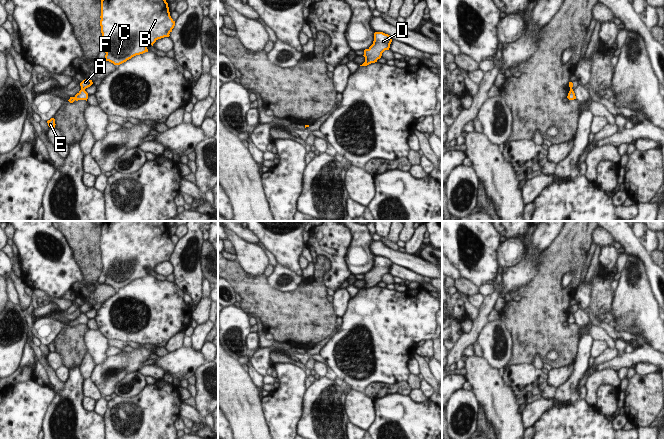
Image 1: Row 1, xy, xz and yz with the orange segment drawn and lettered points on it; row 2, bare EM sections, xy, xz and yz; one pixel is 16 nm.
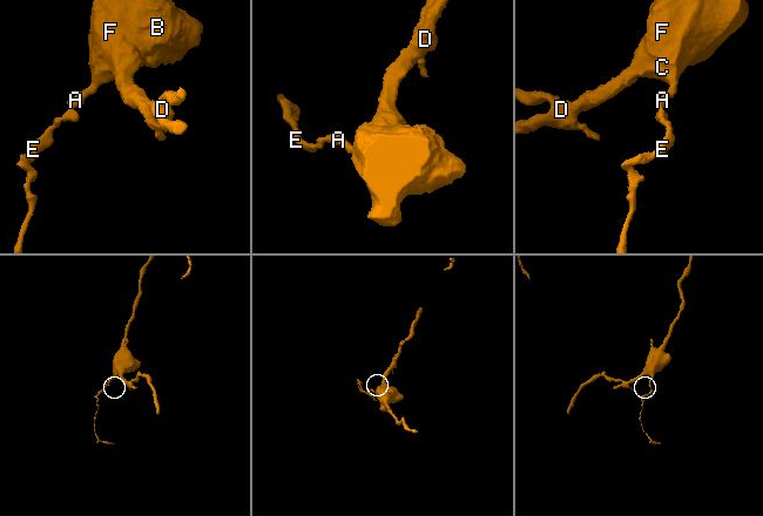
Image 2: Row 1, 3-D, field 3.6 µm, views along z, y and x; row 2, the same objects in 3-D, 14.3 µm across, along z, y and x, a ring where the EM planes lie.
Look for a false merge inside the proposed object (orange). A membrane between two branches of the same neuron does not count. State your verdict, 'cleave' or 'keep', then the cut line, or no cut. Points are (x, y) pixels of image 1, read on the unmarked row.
cleave; cut in xy along (81, 312), (84, 314)

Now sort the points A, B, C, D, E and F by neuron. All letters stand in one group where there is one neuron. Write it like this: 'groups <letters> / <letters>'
groups A B C D F / E

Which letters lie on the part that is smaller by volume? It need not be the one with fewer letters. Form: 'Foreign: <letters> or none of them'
Foreign: E

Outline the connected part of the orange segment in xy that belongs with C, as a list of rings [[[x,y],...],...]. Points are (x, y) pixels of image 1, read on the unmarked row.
[[[104,221],[101,224],[100,250],[105,284],[120,289],[148,276],[147,270],[169,261],[175,250],[164,221]]]

